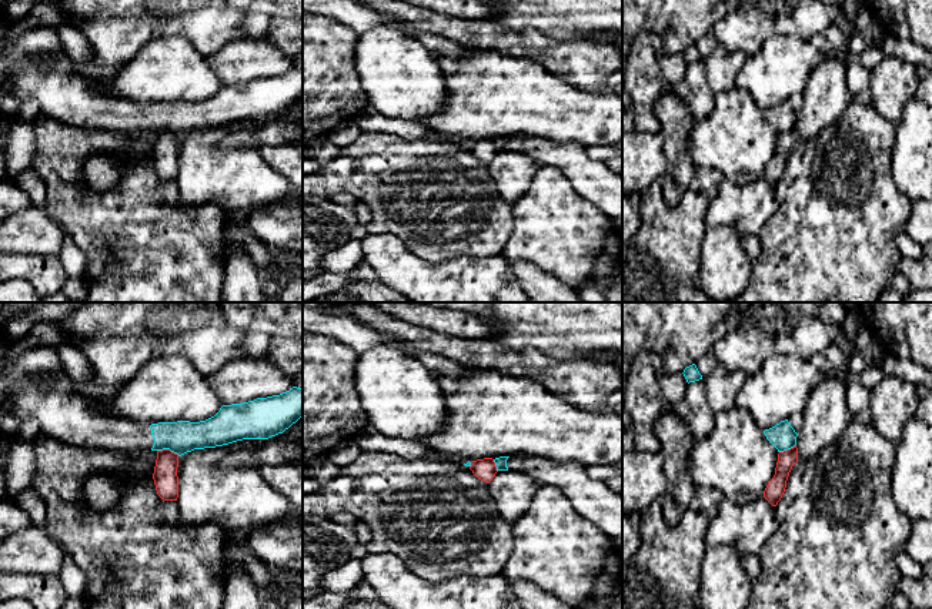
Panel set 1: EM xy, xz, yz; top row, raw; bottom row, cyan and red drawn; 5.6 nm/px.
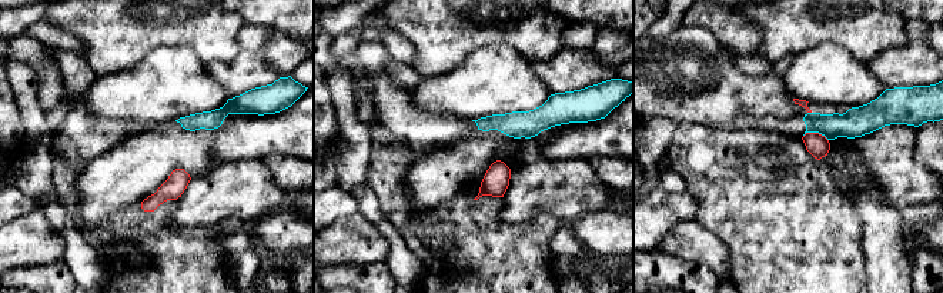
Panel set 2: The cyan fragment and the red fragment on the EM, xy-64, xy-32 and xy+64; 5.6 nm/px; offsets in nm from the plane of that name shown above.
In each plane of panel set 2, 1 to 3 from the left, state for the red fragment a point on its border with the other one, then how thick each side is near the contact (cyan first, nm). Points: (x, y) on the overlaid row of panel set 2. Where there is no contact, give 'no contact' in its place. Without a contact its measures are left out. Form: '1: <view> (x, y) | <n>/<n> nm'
1: no contact
2: no contact
3: xy+64 (816, 132) | 170/120 nm

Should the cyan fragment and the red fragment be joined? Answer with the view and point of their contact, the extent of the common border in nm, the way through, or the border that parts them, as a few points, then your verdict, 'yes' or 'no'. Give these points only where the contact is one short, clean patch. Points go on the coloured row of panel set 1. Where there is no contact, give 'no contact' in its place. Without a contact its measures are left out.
xy (169, 448) | 130 nm | along xy (157, 449), (170, 449), (179, 455) | no

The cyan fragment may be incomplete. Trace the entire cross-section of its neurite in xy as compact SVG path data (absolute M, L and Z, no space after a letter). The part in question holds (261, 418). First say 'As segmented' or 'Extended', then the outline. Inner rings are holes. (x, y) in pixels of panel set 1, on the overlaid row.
Extended. M24 344L23 352L13 362L0 362L0 415L16 415L23 424L34 421L43 435L86 452L140 454L170 449L181 456L194 449L223 446L243 439L268 439L283 434L303 416L303 389L293 387L280 395L223 405L214 416L200 422L141 425L111 415L107 398L77 394L74 381L61 368L56 345Z

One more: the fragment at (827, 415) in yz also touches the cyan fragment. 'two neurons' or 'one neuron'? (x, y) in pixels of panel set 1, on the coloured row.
two neurons

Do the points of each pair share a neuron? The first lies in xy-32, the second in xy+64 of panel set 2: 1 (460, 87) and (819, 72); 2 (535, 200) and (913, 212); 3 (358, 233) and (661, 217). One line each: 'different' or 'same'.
1: same
2: different
3: different

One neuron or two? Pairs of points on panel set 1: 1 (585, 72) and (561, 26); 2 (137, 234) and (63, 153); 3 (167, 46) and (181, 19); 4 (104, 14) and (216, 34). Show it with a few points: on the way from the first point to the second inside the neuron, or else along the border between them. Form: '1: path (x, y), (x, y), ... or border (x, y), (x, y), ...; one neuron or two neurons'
1: border (535, 30), (561, 40), (584, 39); two neurons
2: path (113, 227), (63, 177); one neuron
3: border (142, 46), (159, 37), (181, 36), (201, 53); two neurons
4: path (132, 14), (189, 14); one neuron

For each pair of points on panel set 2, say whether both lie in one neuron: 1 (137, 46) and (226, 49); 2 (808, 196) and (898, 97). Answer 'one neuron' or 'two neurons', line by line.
1: one neuron
2: two neurons

